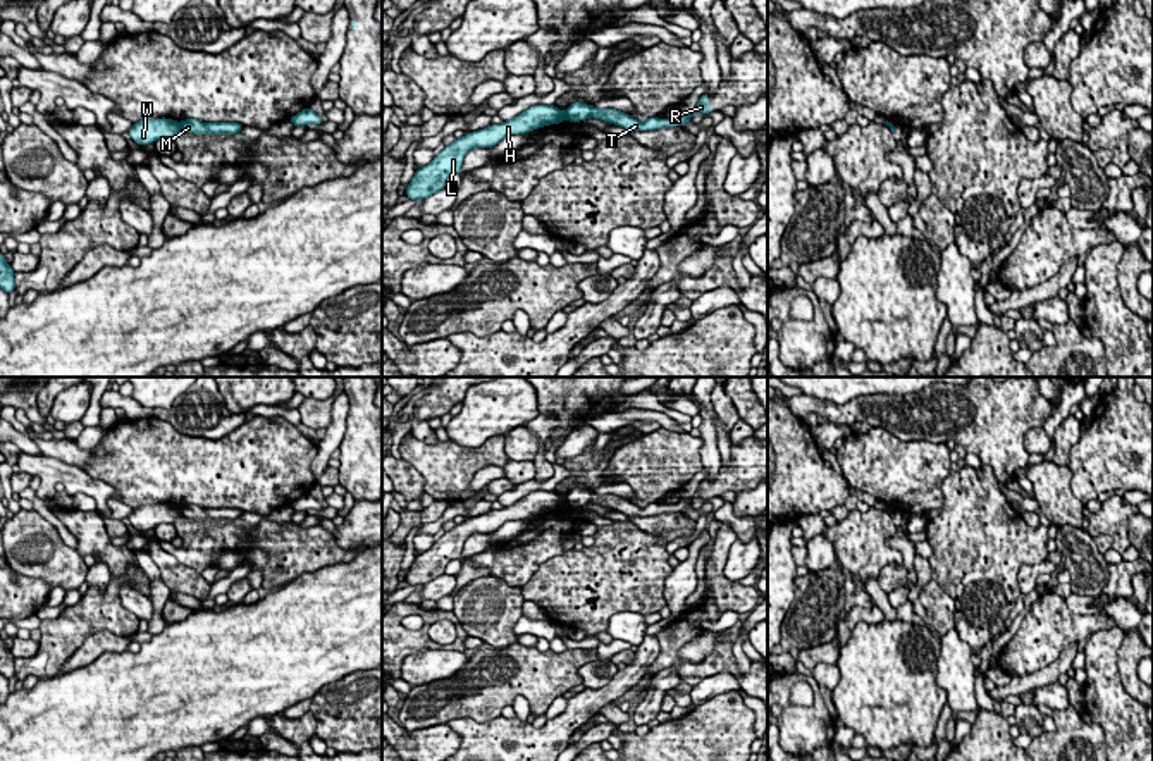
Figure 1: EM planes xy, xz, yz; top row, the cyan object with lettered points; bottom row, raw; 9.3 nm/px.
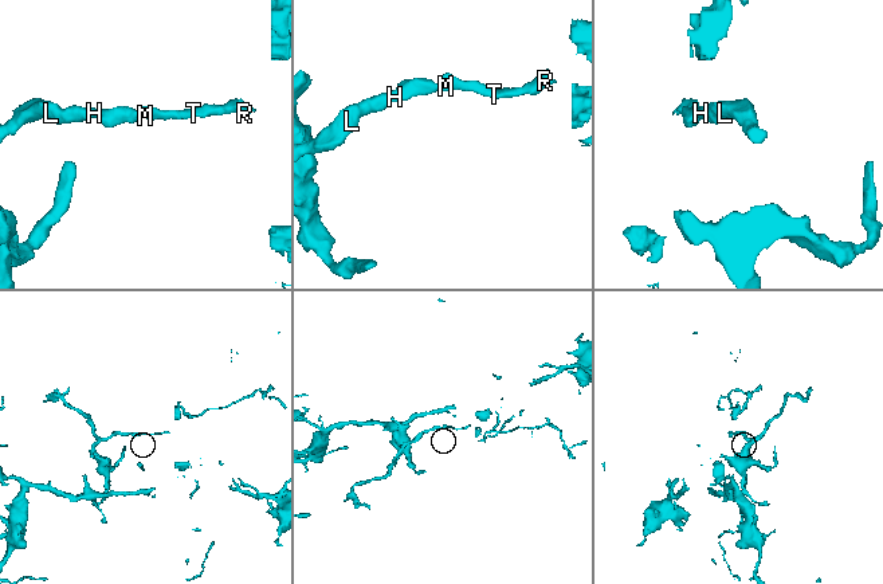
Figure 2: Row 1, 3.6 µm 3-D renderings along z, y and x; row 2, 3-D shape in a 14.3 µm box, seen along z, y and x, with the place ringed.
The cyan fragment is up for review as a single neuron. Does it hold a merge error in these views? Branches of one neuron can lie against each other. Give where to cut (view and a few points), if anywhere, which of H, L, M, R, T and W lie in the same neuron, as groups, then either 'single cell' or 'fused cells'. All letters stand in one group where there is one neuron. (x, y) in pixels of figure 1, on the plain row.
cut xy (178, 508), (181, 513); groups H L W / M R T; fused cells

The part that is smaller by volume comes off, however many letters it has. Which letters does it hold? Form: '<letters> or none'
H, L, W

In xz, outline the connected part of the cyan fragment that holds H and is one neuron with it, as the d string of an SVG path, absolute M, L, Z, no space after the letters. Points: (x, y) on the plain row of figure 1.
M533 491L511 506L468 518L444 532L430 549L418 554L406 573L406 580L410 585L423 585L444 575L451 560L461 560L463 544L473 534L492 534L509 520L525 520L537 513L559 510L564 504L566 499L554 491Z

